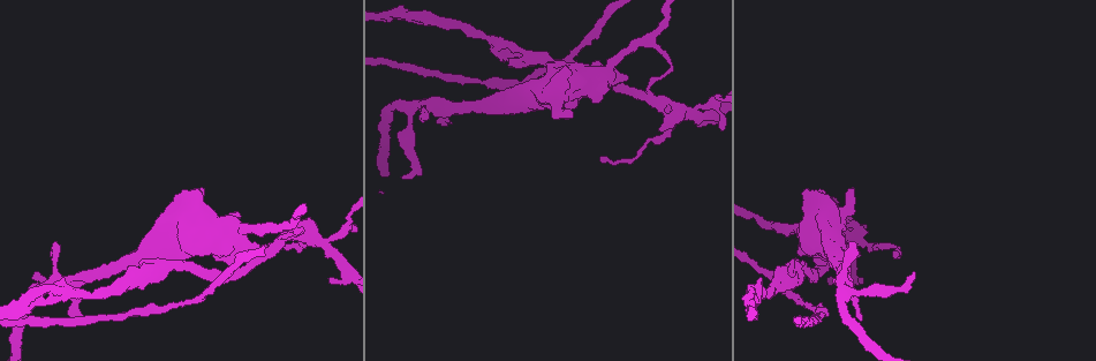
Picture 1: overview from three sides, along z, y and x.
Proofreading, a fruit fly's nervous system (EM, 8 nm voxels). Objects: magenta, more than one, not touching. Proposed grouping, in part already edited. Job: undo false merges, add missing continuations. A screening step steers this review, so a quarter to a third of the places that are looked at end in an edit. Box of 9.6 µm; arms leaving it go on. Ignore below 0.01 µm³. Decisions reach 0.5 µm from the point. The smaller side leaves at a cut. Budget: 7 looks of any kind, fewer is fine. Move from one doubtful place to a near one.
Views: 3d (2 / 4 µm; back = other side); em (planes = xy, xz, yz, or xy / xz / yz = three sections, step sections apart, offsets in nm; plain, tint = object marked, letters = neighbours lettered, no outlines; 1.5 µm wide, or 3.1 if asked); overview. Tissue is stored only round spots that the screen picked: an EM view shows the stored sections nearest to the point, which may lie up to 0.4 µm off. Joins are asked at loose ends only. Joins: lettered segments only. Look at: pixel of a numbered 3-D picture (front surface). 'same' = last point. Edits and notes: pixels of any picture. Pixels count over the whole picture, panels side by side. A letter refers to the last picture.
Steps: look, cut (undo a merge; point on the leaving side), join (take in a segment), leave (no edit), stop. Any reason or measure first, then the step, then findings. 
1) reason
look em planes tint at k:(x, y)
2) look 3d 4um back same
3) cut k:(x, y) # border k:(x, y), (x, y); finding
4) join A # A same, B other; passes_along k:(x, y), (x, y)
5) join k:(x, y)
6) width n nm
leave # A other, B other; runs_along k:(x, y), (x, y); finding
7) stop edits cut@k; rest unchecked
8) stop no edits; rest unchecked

three arms meet
look 3d 4um at 1:(509, 63)

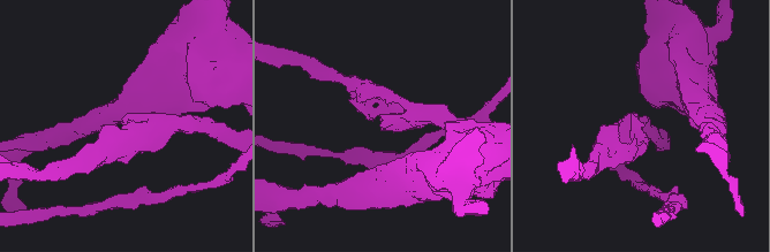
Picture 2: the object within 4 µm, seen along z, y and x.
arms 3; arm_widths 190, 200, 280 nm
look em planes letters at 2:(382, 124)

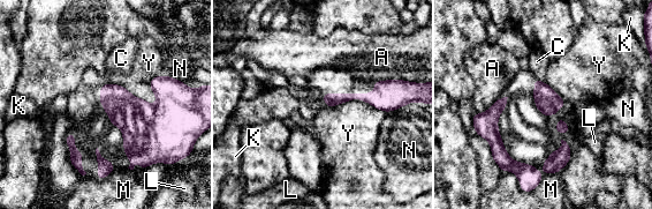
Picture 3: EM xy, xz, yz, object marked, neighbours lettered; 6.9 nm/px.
leave # A other, C other, K other, L other, M other, N other, Y other; border 3:(164, 74), (153, 105), (107, 82); no lettered segment goes on from it

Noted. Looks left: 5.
branch stops here
look 3d 4um at 1:(409, 18)

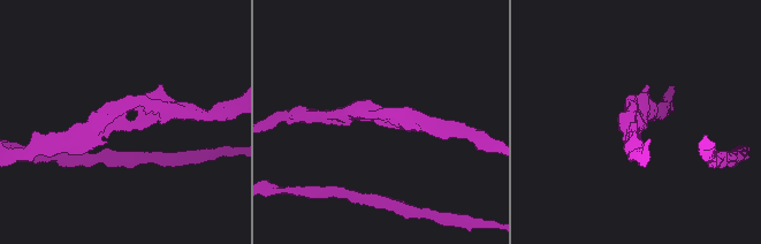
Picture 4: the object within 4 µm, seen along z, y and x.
arm_widths 220, 280 nm
look em planes letters at 4:(384, 123)

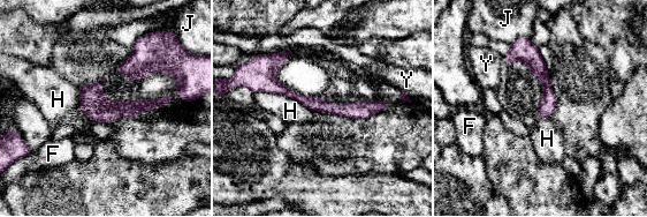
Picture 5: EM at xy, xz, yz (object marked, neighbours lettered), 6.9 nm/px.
longest_contact H 500 nm
leave # F other, H other, J other, Y other; runs_along 5:(256, 87), (325, 107), (383, 104); no lettered segment goes on from it

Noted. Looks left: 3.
a fork
look em xy step 8 tint at 1:(292, 238)

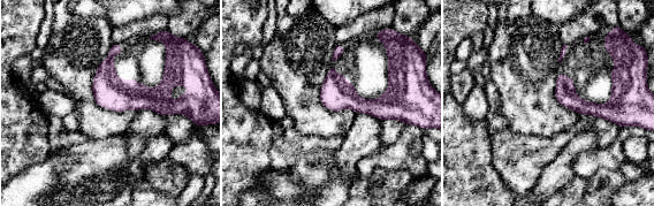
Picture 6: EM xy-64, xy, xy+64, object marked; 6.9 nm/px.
look em planes letters same

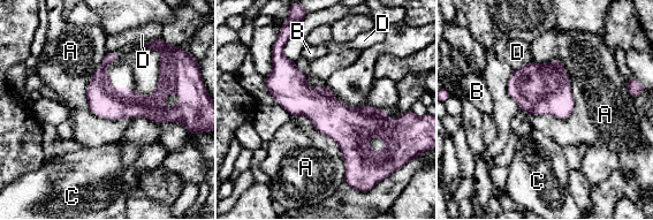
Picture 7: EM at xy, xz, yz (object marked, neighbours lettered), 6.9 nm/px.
leave # A other, B other, C other, D other; border 7:(291, 116), (335, 141), (344, 183); all the same cell

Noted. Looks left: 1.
stop no edits; rest unchecked

